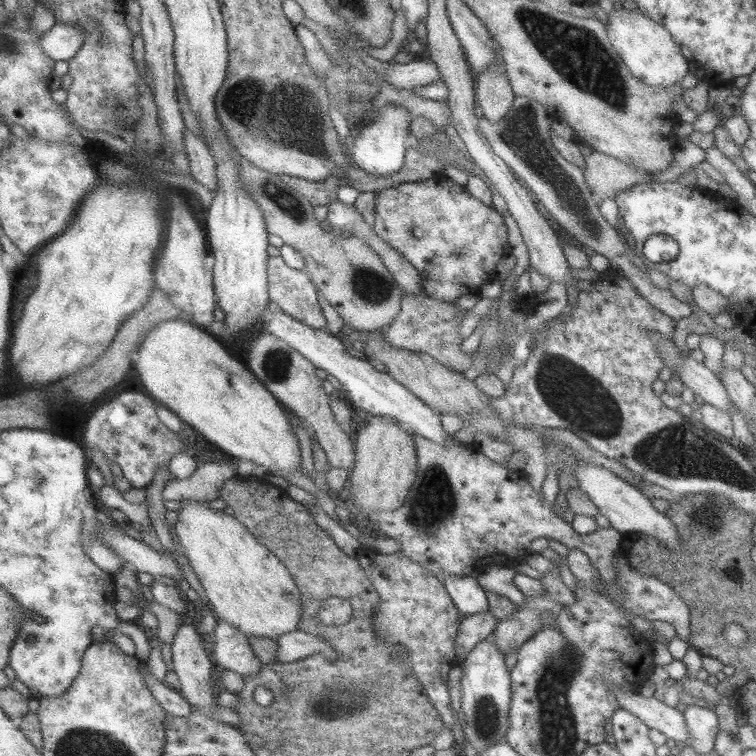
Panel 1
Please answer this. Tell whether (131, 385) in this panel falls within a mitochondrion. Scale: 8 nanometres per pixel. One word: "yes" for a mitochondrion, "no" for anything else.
no

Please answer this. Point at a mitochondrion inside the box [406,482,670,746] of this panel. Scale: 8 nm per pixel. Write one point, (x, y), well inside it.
(486, 713)

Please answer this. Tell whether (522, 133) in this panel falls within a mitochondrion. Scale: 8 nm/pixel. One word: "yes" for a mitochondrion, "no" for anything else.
yes

